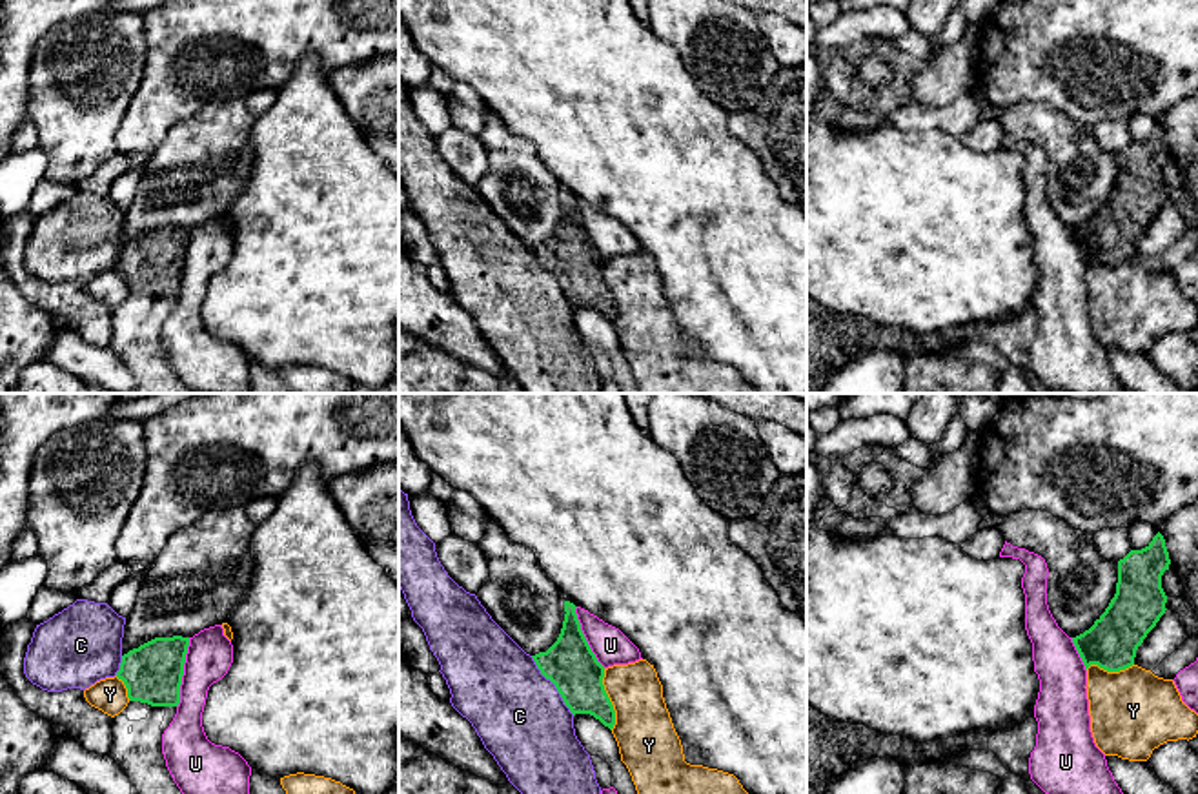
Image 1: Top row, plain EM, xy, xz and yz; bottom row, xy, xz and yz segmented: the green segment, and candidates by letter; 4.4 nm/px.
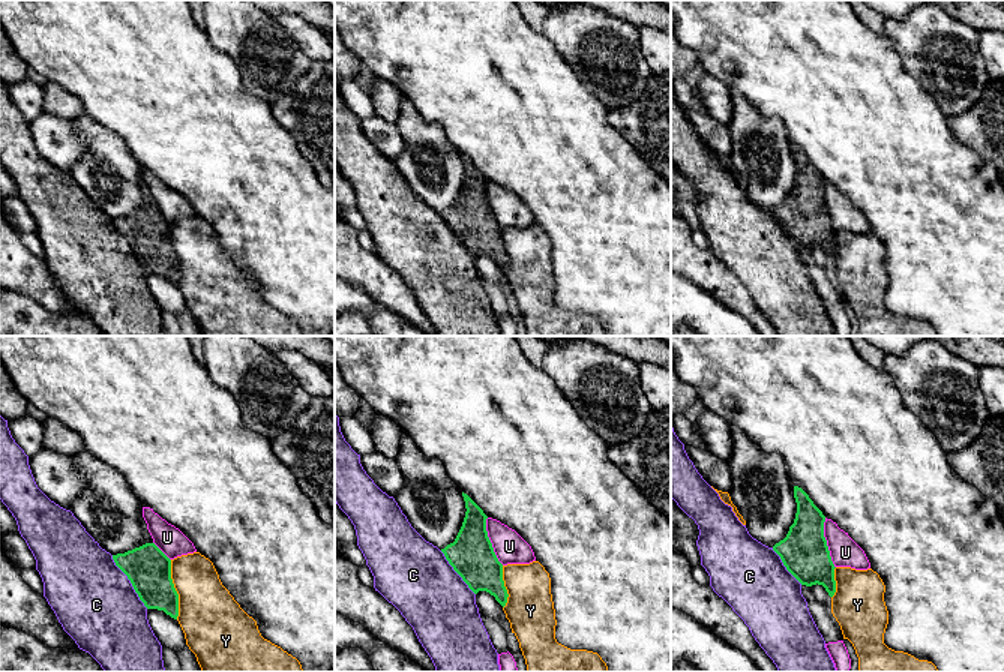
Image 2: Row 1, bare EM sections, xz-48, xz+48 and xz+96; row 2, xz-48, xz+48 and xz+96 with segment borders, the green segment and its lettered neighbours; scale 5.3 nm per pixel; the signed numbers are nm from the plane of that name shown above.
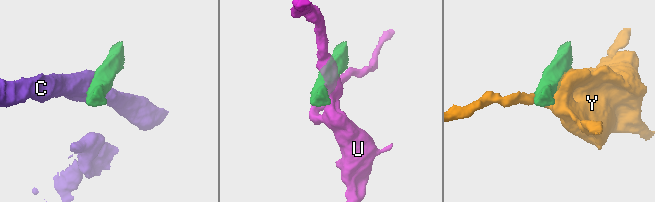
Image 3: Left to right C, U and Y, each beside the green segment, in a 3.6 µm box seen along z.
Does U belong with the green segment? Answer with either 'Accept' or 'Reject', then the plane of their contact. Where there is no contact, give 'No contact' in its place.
Reject. Touches green in xy

